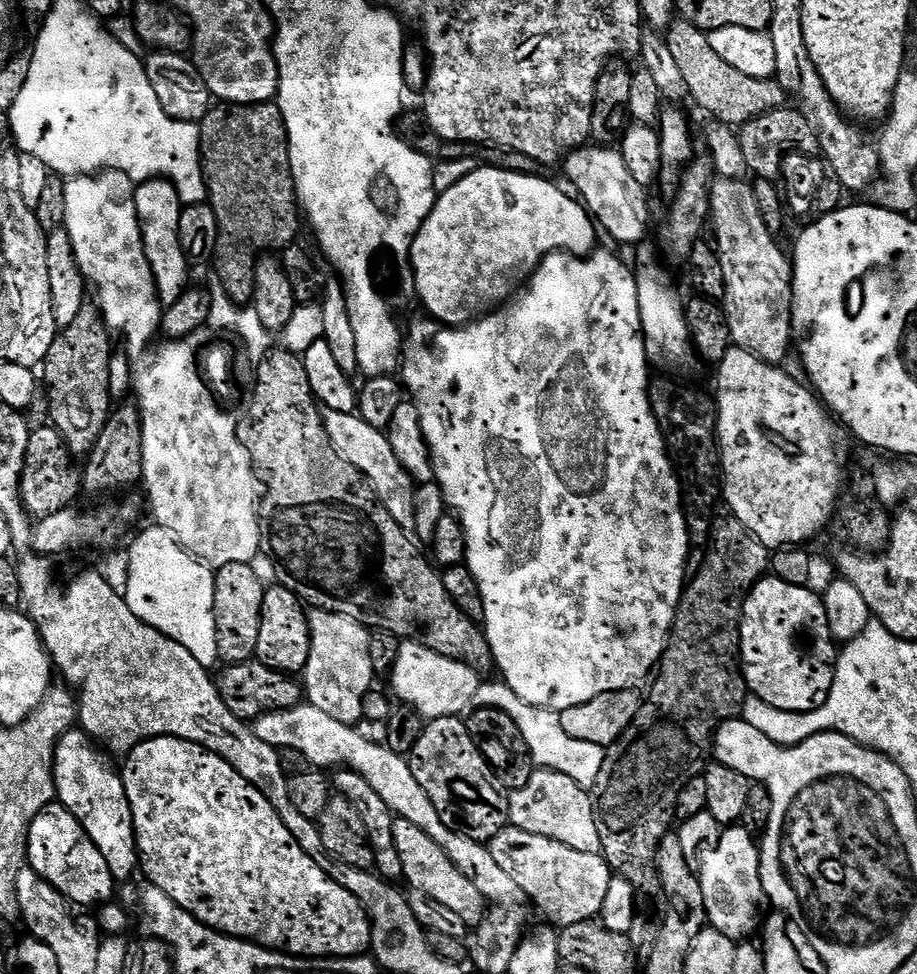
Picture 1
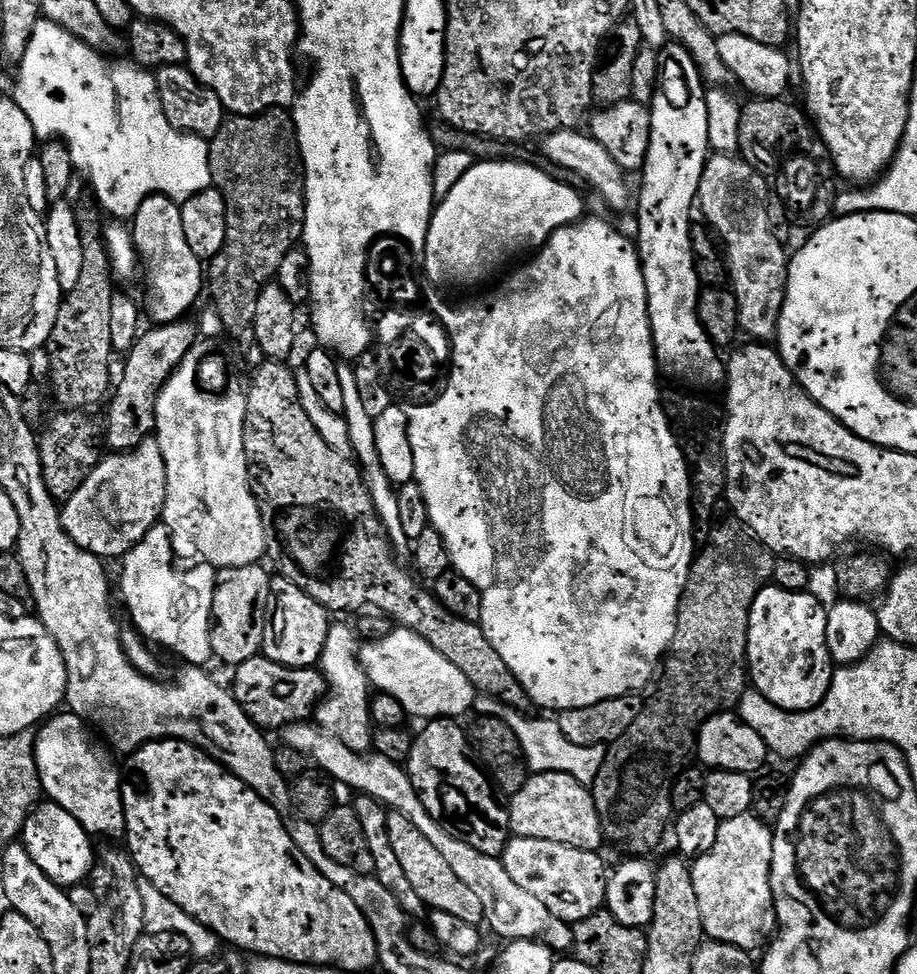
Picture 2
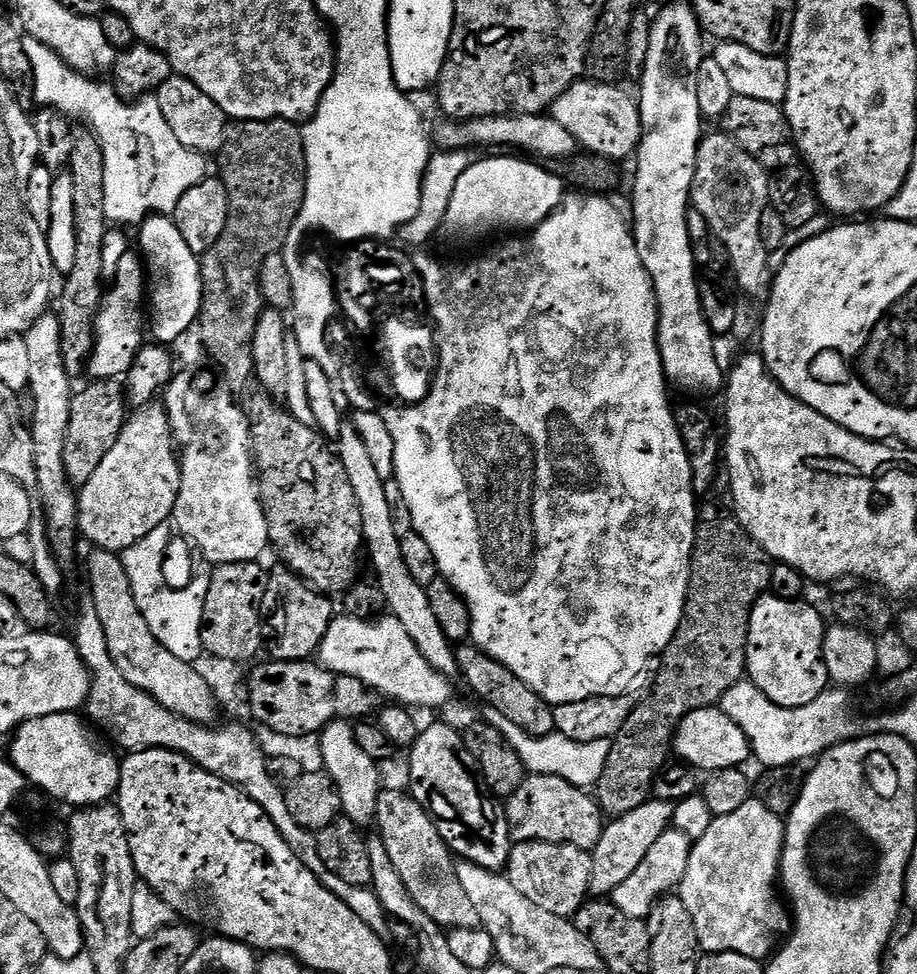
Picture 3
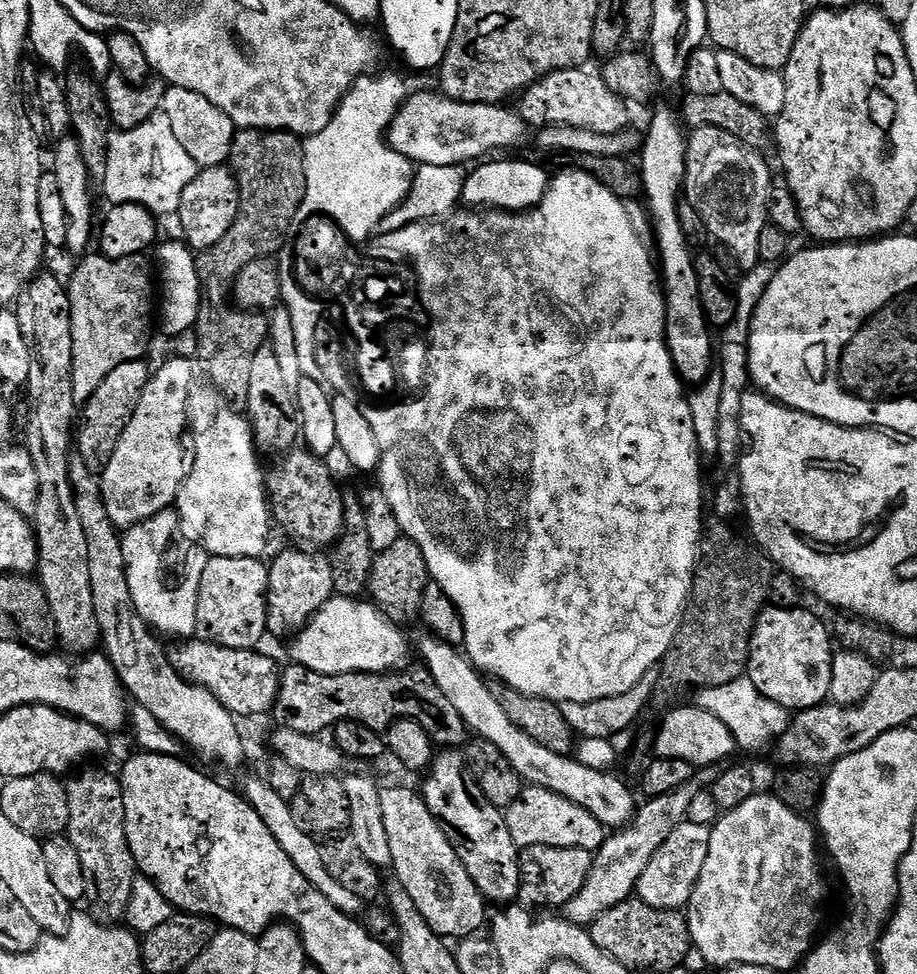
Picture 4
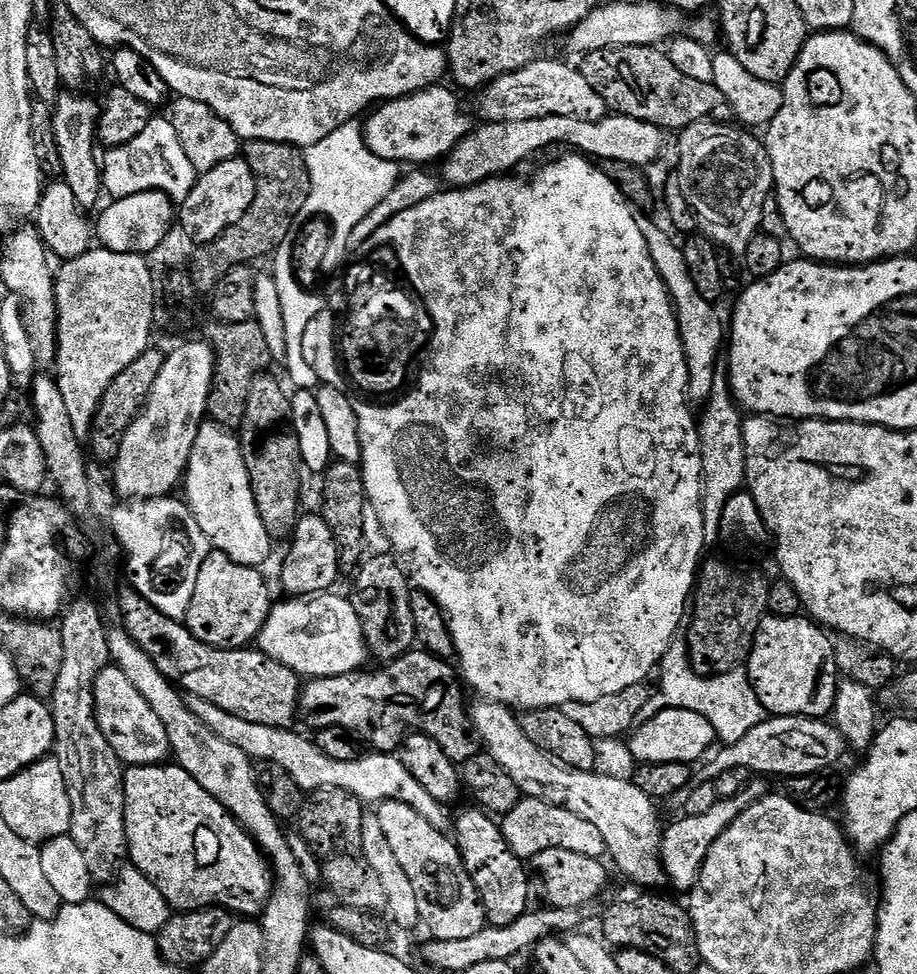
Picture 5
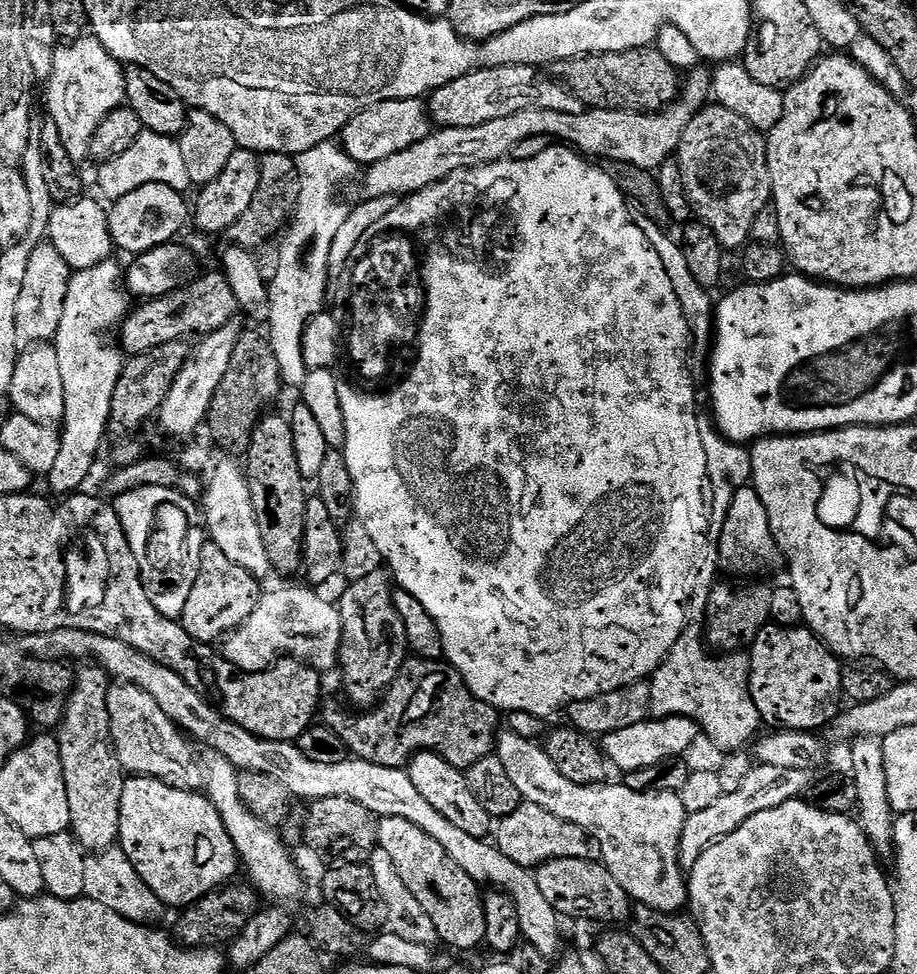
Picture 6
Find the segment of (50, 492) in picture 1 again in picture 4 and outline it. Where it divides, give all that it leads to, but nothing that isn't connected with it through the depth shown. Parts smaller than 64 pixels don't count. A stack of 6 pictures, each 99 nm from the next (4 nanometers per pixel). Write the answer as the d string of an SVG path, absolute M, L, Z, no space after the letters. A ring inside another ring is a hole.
M141 358L122 362L122 366L114 366L114 370L106 374L102 386L98 386L98 390L94 390L94 394L83 401L82 411L74 428L74 452L91 472L103 472L118 446L118 438L122 438L130 418L134 418L134 410L138 410L142 390L146 390L150 375L146 361L147 359Z

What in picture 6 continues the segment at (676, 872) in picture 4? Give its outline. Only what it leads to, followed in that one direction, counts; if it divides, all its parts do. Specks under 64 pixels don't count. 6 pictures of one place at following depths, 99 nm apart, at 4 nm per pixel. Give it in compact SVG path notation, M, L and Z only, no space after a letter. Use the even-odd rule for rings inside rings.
M757 763L750 775L742 781L742 786L733 792L725 792L718 802L714 802L707 810L691 813L684 824L682 842L680 843L679 860L682 868L691 870L698 858L714 842L734 834L742 822L754 818L754 814L762 814L762 810L774 810L791 800L799 800L814 783L814 776L807 768L787 768L786 766L766 766Z

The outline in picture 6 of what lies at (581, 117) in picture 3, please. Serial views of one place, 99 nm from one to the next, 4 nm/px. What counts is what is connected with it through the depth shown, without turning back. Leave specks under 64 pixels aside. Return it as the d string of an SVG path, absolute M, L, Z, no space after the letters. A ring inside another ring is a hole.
M498 66L497 68L478 68L454 82L446 82L426 100L428 115L433 125L442 128L469 128L482 126L482 122L494 122L494 118L506 118L506 114L518 114L518 110L558 110L558 114L582 114L586 106L570 89L553 78L547 71L530 66Z

